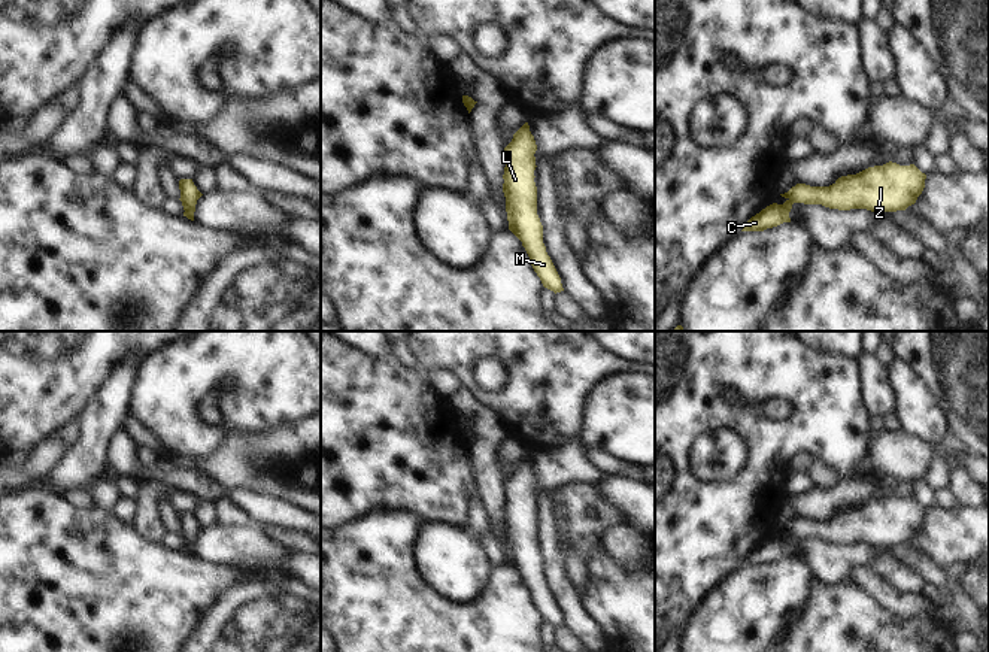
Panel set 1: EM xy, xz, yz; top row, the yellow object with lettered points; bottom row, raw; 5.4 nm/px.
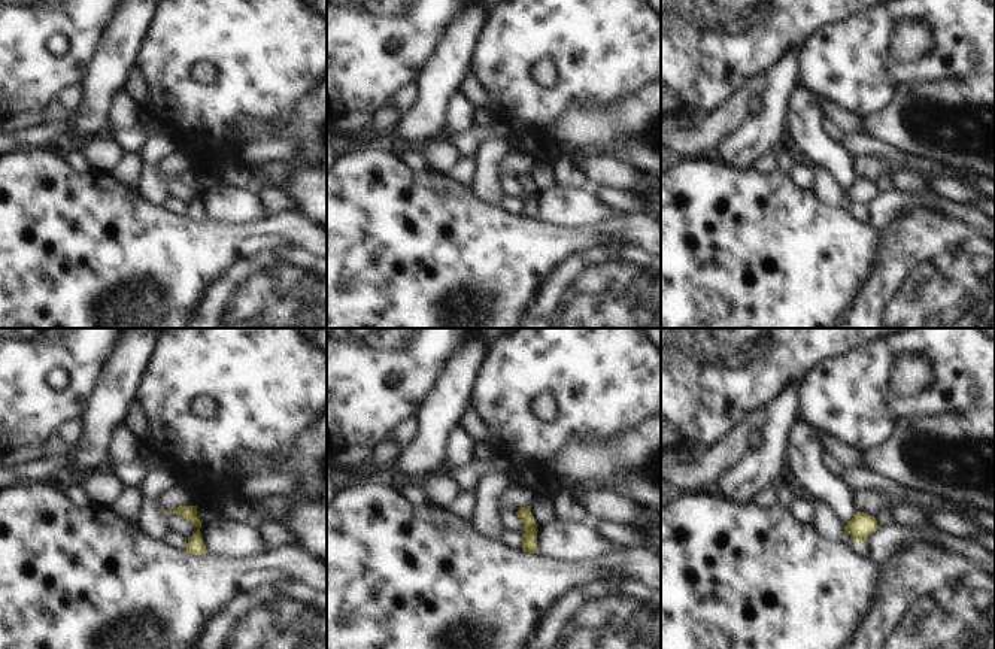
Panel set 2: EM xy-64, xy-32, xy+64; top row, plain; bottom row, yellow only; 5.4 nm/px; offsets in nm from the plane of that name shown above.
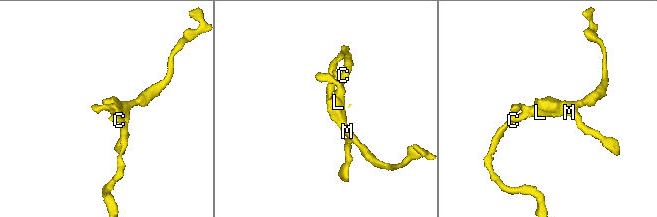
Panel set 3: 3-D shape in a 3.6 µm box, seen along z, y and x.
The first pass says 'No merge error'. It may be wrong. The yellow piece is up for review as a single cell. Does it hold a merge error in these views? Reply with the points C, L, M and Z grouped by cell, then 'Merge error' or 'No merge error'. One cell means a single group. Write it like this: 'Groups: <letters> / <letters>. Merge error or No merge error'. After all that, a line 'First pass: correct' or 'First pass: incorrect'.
Groups: C L M Z. No merge error
First pass: correct

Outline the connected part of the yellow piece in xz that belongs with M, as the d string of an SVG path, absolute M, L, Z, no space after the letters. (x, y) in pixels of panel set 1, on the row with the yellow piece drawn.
M525 122L504 148L504 184L506 212L509 230L522 242L531 266L544 288L564 291L561 278L546 252L543 243L543 225L537 215L537 186L534 182L537 145Z

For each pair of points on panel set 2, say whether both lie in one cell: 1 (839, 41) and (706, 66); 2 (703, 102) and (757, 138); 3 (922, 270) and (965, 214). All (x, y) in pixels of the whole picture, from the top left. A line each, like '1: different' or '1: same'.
1: different
2: different
3: different

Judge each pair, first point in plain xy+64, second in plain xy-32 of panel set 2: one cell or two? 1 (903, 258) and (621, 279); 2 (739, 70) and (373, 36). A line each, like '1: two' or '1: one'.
1: one
2: one

